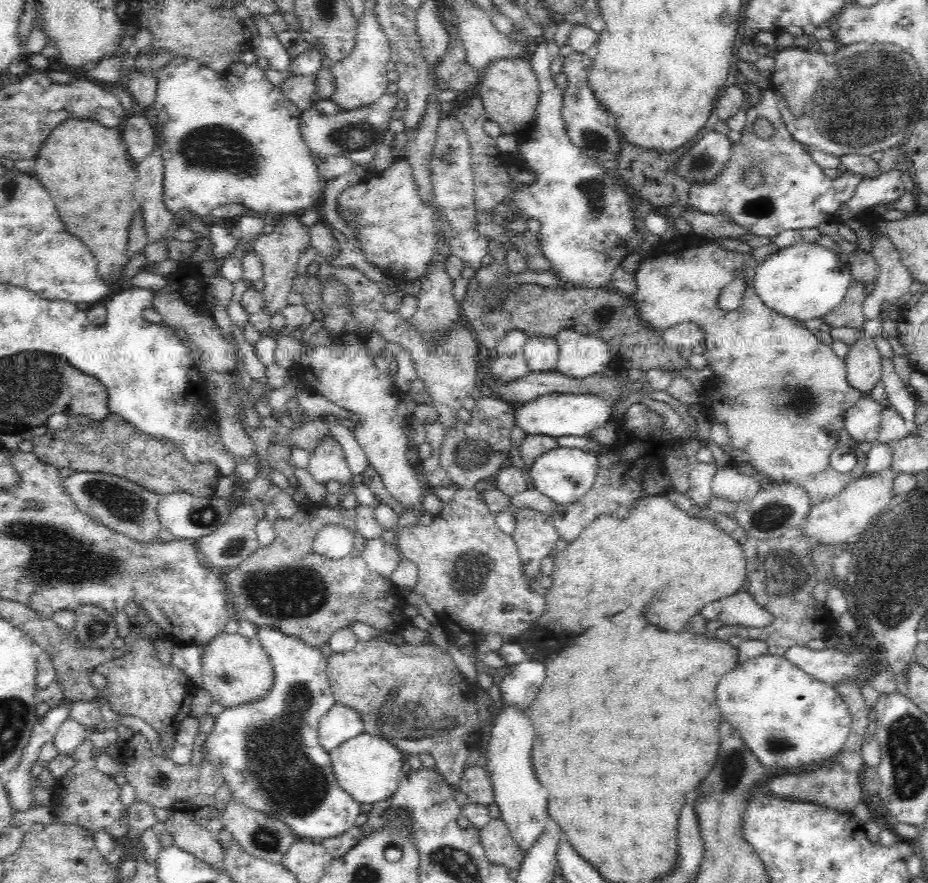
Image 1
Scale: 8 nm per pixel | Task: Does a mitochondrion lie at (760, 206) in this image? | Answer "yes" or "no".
yes

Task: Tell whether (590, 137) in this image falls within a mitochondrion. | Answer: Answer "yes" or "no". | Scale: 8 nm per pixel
yes

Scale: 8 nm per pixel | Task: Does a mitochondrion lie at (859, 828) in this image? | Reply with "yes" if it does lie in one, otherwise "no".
no

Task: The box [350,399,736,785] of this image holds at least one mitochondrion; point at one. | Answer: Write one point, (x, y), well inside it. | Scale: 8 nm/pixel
(431, 721)

